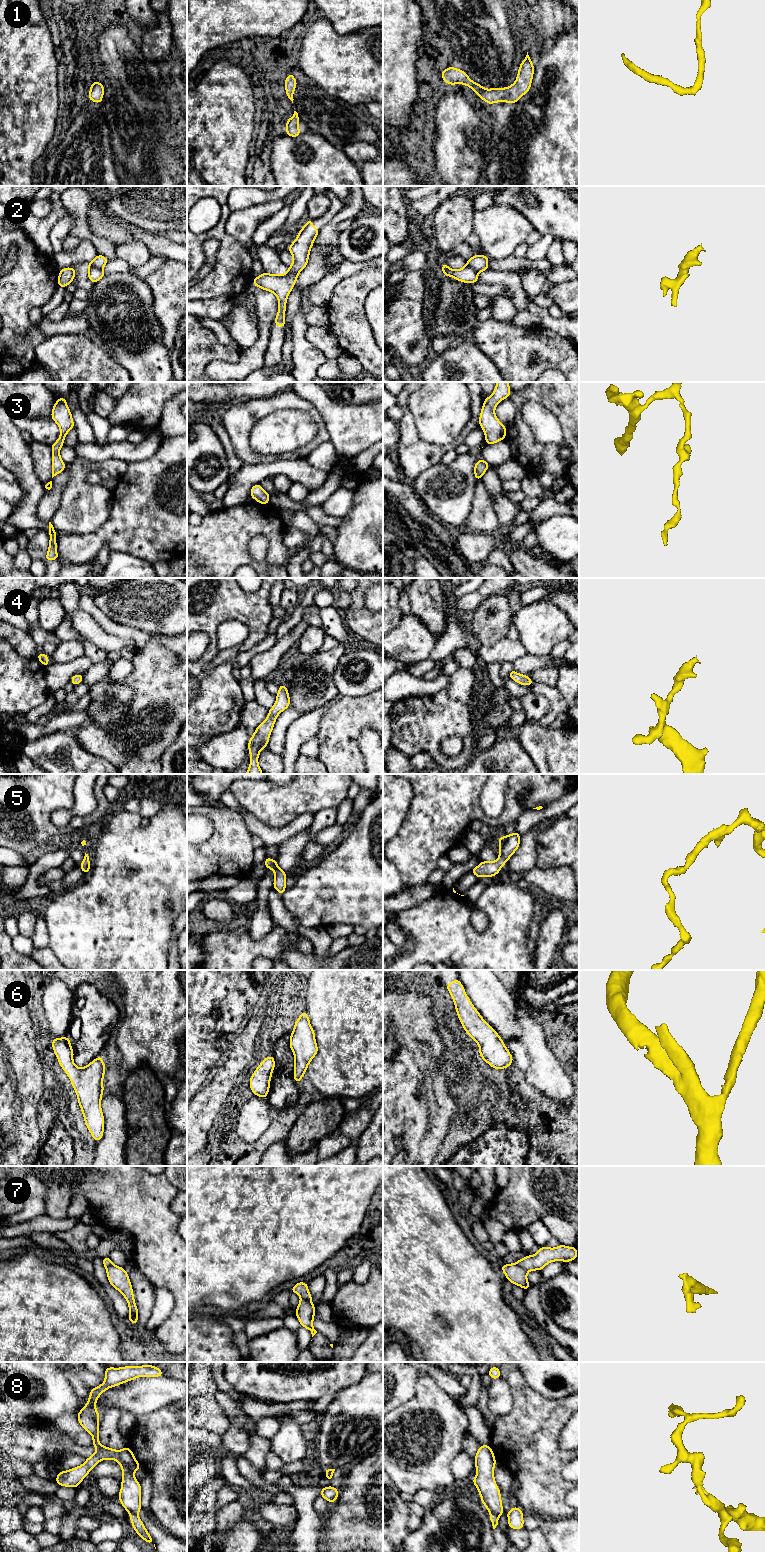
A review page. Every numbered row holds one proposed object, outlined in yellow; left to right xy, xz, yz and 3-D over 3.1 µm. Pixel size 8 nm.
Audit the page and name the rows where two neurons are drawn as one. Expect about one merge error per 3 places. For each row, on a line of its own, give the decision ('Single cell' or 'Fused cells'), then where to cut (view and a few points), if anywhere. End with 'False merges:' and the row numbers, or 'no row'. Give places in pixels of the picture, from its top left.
1: Single cell. No split
2: Fused cells. Split along xy (102, 267), (89, 268)
3: Single cell. No split
4: Single cell. No split
5: Single cell. No split
6: Single cell. No split
7: Fused cells. Split along yz (515, 1263), (527, 1271)
8: Fused cells. Split along yz (490, 1513), (498, 1516)
False merges: 2, 7, 8

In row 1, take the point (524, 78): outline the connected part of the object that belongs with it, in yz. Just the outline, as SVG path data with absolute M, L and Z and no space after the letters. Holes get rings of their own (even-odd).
M528 52L519 66L515 82L509 87L485 89L480 84L472 81L464 70L456 69L453 66L441 72L443 81L452 86L455 84L463 84L470 87L476 95L489 105L500 101L517 104L518 100L530 90L533 75L534 64Z

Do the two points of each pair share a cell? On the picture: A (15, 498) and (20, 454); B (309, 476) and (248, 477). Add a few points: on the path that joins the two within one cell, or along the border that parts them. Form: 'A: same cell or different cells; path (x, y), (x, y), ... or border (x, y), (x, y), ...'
A: different cells; border (10, 471), (25, 492), (25, 496), (20, 504)
B: same cell; path (294, 469), (269, 469), (263, 471)

